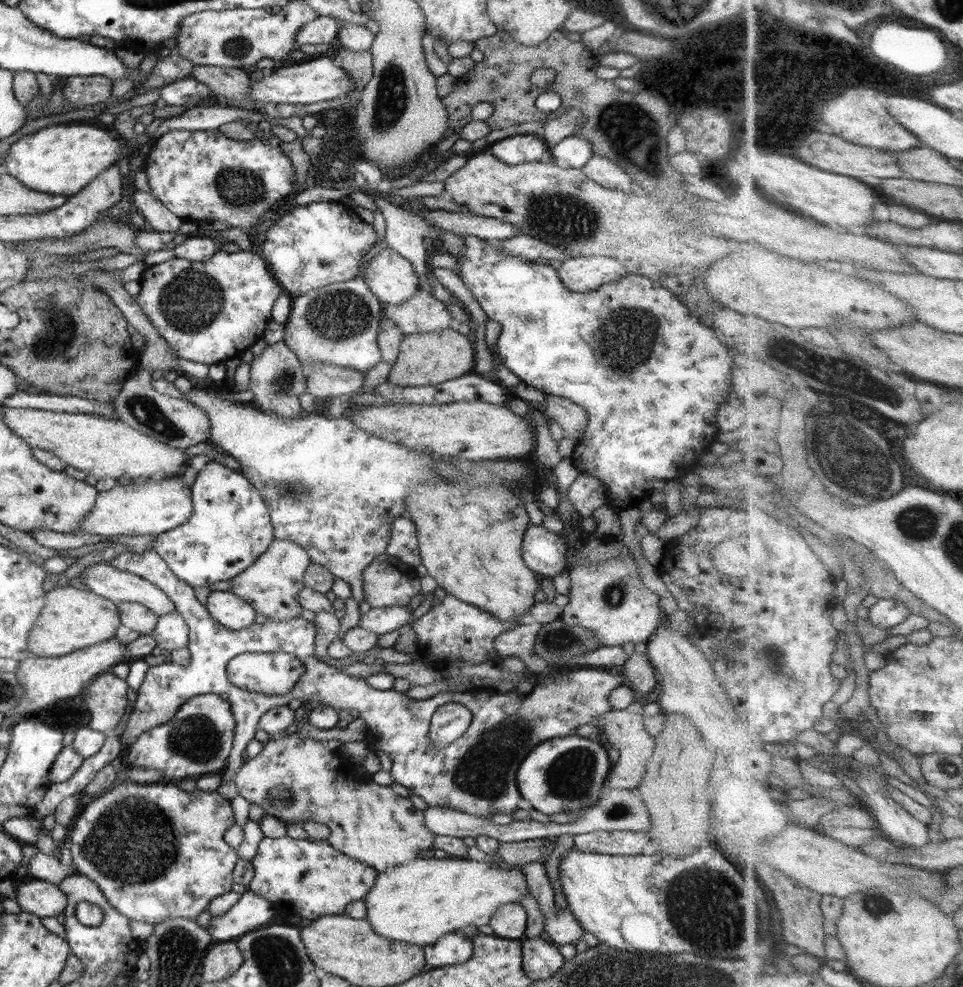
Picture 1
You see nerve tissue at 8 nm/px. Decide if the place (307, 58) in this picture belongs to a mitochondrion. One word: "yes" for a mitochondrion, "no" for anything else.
no

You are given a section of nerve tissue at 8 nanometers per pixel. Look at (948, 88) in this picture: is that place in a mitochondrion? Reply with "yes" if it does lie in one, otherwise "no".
no

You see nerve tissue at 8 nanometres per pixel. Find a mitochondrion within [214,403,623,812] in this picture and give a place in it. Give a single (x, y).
(483, 770)

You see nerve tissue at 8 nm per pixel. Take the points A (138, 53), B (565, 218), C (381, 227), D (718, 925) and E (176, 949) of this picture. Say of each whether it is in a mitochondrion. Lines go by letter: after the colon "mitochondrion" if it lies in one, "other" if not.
A: other
B: mitochondrion
C: other
D: mitochondrion
E: mitochondrion

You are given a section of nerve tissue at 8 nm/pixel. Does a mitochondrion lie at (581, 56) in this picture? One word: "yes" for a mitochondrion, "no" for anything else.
no

